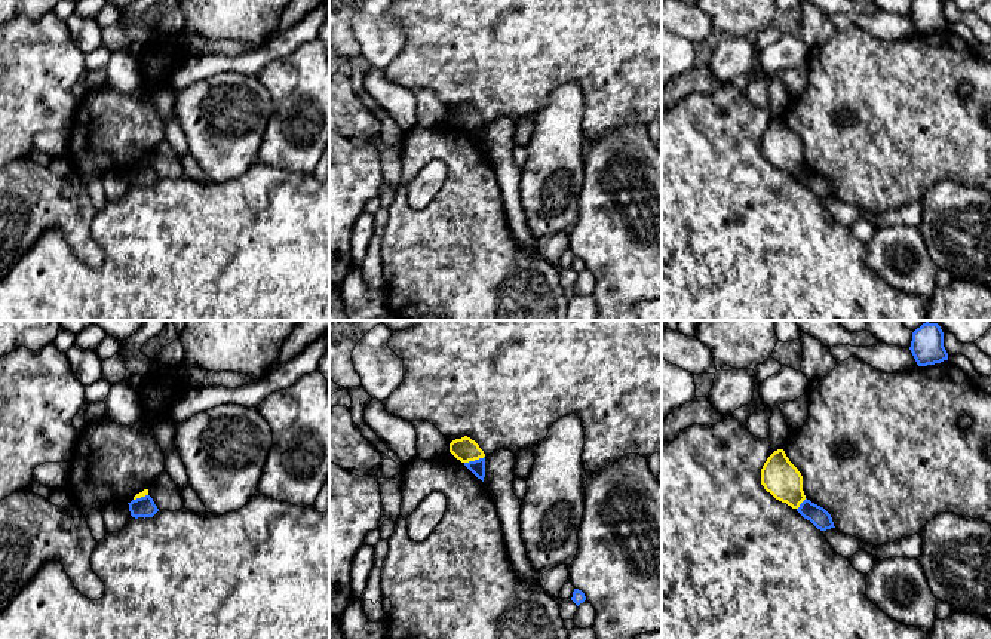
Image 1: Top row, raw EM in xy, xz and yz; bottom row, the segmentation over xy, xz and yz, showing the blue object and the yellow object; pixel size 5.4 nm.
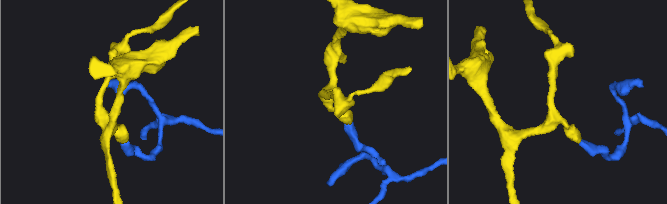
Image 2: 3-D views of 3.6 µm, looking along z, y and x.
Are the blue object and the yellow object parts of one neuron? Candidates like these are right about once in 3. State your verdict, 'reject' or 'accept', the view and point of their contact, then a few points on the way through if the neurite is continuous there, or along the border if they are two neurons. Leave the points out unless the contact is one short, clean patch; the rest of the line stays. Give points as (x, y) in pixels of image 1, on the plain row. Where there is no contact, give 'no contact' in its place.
reject; meets blue in xz at (475, 128); border along xz (484, 123), (465, 131)

